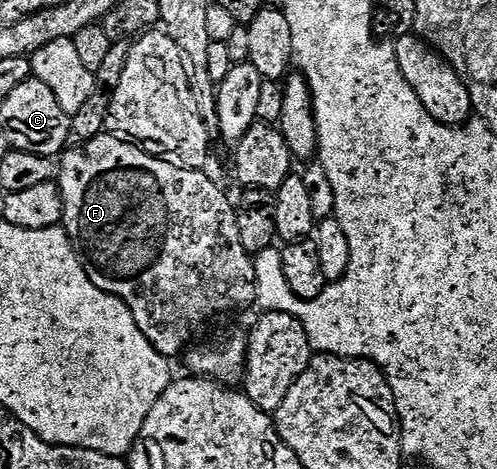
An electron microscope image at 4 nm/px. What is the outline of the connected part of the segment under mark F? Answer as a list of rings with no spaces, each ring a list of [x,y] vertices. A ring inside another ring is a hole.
[[[104,134],[84,144],[68,147],[62,153],[57,164],[57,183],[63,203],[61,226],[66,230],[68,238],[71,239],[71,245],[85,274],[89,274],[89,282],[93,282],[93,286],[97,286],[97,290],[108,292],[111,296],[116,296],[118,300],[123,300],[125,306],[129,306],[129,310],[133,314],[133,322],[137,322],[137,330],[141,330],[141,334],[145,334],[145,338],[149,338],[152,346],[168,358],[174,358],[179,351],[182,353],[188,347],[186,344],[190,342],[191,335],[202,324],[209,323],[214,316],[223,316],[226,312],[235,312],[238,308],[247,308],[250,304],[256,303],[255,262],[253,256],[246,252],[244,246],[241,246],[235,208],[232,201],[227,201],[226,194],[206,176],[207,174],[206,171],[185,168],[178,162],[160,158],[158,155],[144,150],[138,143],[128,142],[115,134]]]

